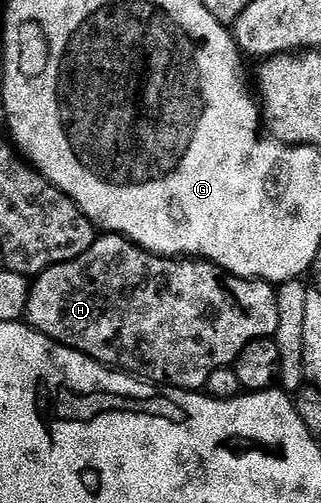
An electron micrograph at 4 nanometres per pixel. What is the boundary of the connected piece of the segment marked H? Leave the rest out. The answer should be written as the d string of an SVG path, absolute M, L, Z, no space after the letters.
M102 234L95 239L92 246L88 246L88 250L84 250L84 254L80 254L80 258L60 262L33 277L24 320L30 327L35 328L40 334L52 338L57 344L63 344L80 354L90 356L96 362L105 364L107 368L133 374L155 386L202 390L205 389L212 370L231 367L238 359L240 350L244 350L244 346L248 346L248 342L259 340L265 336L274 337L278 329L278 293L275 285L270 284L267 280L245 280L242 276L233 276L230 272L216 267L209 260L155 256L154 253L146 252L137 244L132 243L127 236Z

